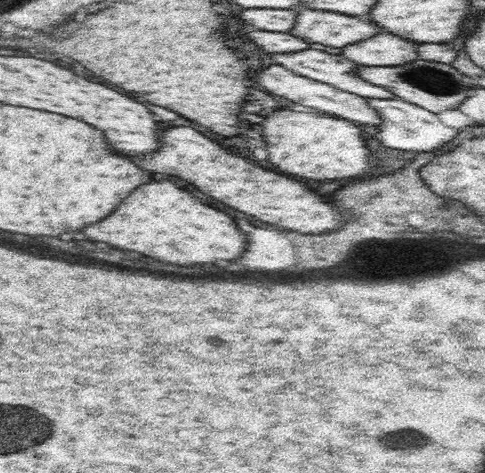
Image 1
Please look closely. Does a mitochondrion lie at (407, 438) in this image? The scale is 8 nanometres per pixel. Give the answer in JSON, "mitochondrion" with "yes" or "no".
{"mitochondrion":"yes"}

